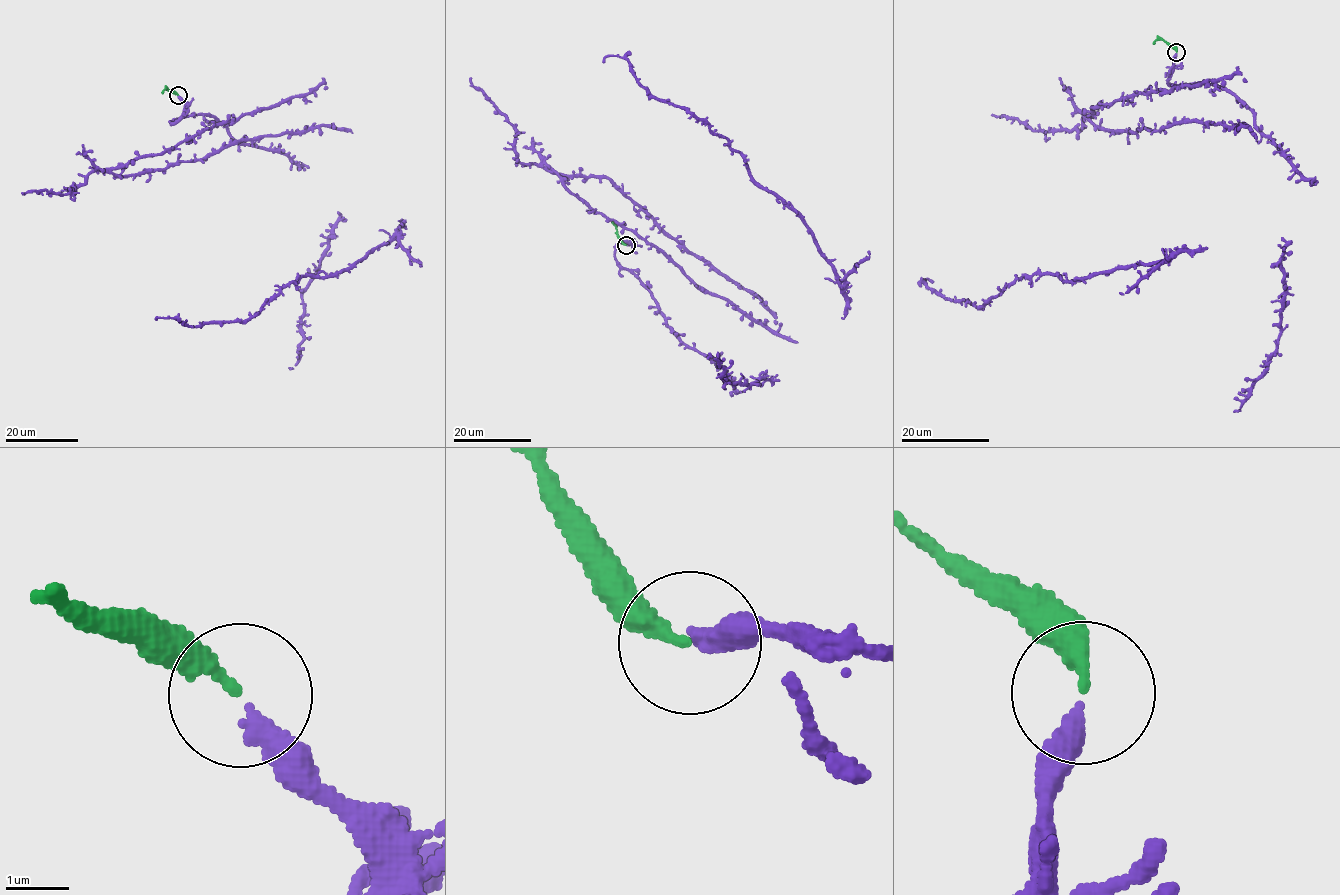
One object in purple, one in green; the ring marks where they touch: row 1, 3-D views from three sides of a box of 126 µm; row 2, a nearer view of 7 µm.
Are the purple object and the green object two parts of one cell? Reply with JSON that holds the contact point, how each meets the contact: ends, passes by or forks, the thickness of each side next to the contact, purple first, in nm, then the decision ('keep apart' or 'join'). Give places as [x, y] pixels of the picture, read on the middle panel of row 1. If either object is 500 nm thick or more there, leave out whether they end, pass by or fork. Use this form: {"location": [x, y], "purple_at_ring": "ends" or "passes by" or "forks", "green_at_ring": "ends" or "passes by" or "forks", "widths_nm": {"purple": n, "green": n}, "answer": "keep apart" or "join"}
{"location": [626, 245], "purple_at_ring": "ends", "green_at_ring": "ends", "widths_nm": {"purple": 340, "green": 200}, "answer": "join"}

